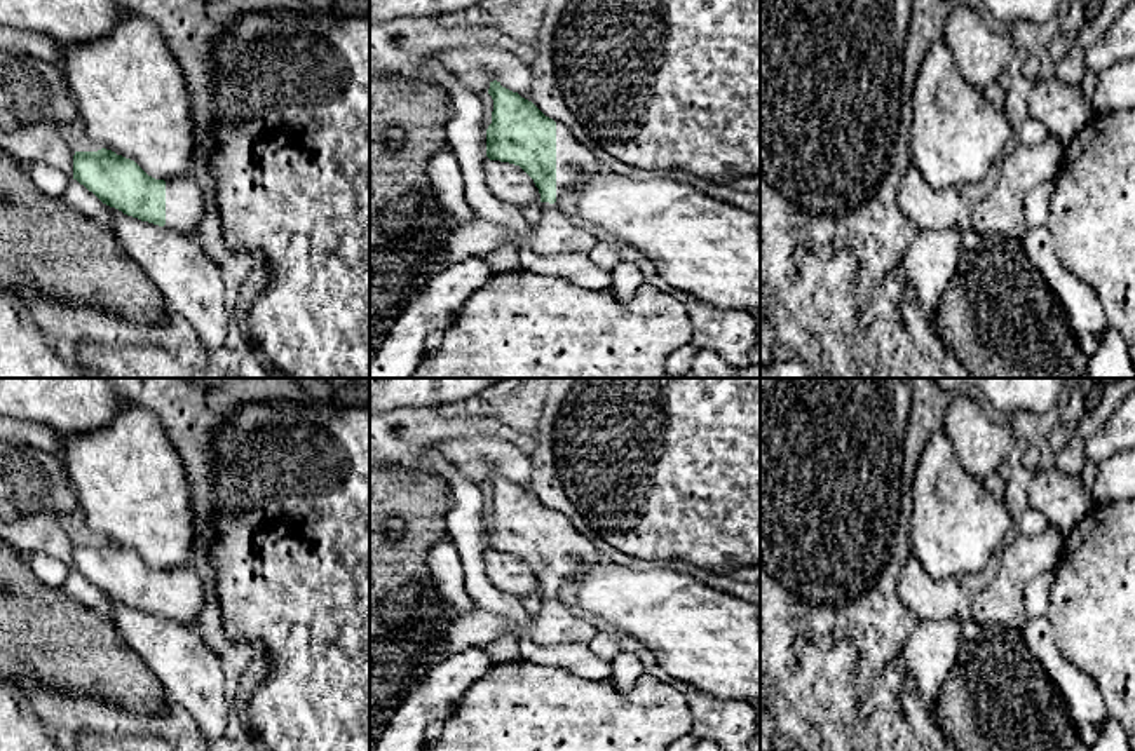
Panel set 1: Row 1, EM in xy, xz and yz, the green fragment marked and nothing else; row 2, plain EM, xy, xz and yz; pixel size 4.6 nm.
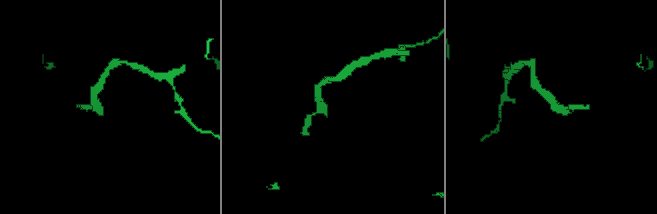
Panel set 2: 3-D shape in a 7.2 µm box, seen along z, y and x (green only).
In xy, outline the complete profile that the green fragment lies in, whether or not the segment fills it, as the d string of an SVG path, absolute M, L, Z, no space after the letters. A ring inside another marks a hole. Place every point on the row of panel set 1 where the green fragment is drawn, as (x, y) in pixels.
M106 148L75 152L73 179L127 216L188 235L207 209L197 179L155 179Z

